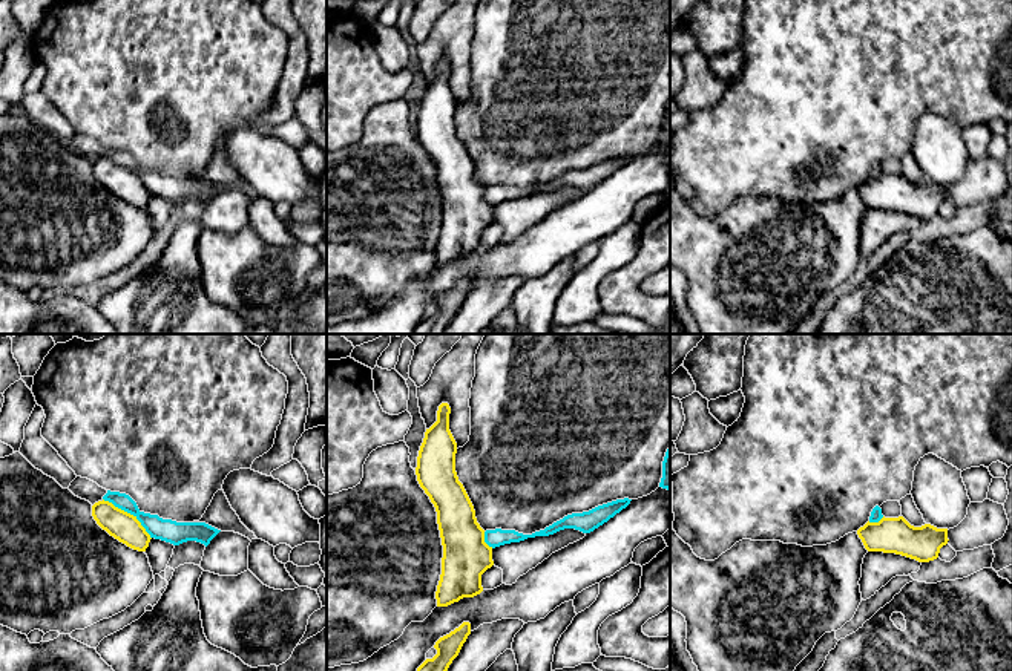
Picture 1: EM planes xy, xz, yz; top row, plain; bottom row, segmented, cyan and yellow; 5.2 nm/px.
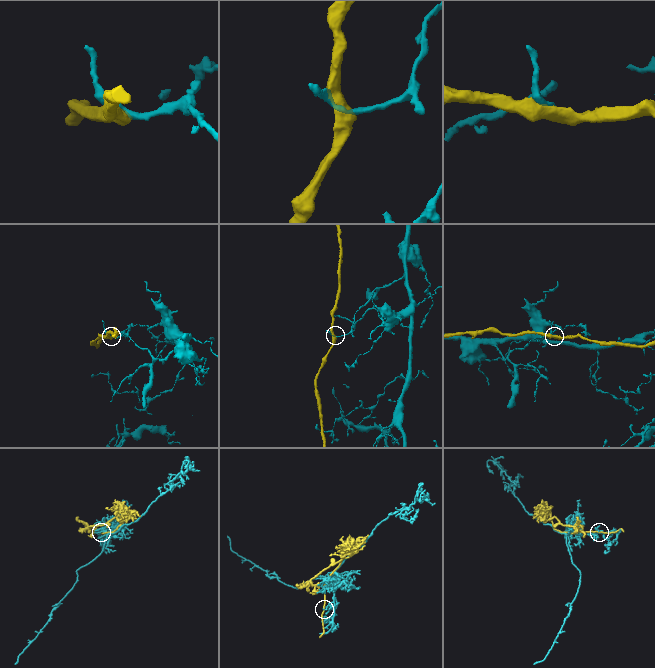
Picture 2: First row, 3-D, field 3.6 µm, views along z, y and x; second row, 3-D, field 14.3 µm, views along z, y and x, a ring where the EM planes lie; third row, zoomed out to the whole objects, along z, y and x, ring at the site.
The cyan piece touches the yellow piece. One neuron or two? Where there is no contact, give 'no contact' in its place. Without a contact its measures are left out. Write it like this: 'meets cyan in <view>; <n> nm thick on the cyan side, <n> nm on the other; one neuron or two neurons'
meets cyan in xy; 120 nm thick on the cyan side, 150 nm on the other; two neurons

